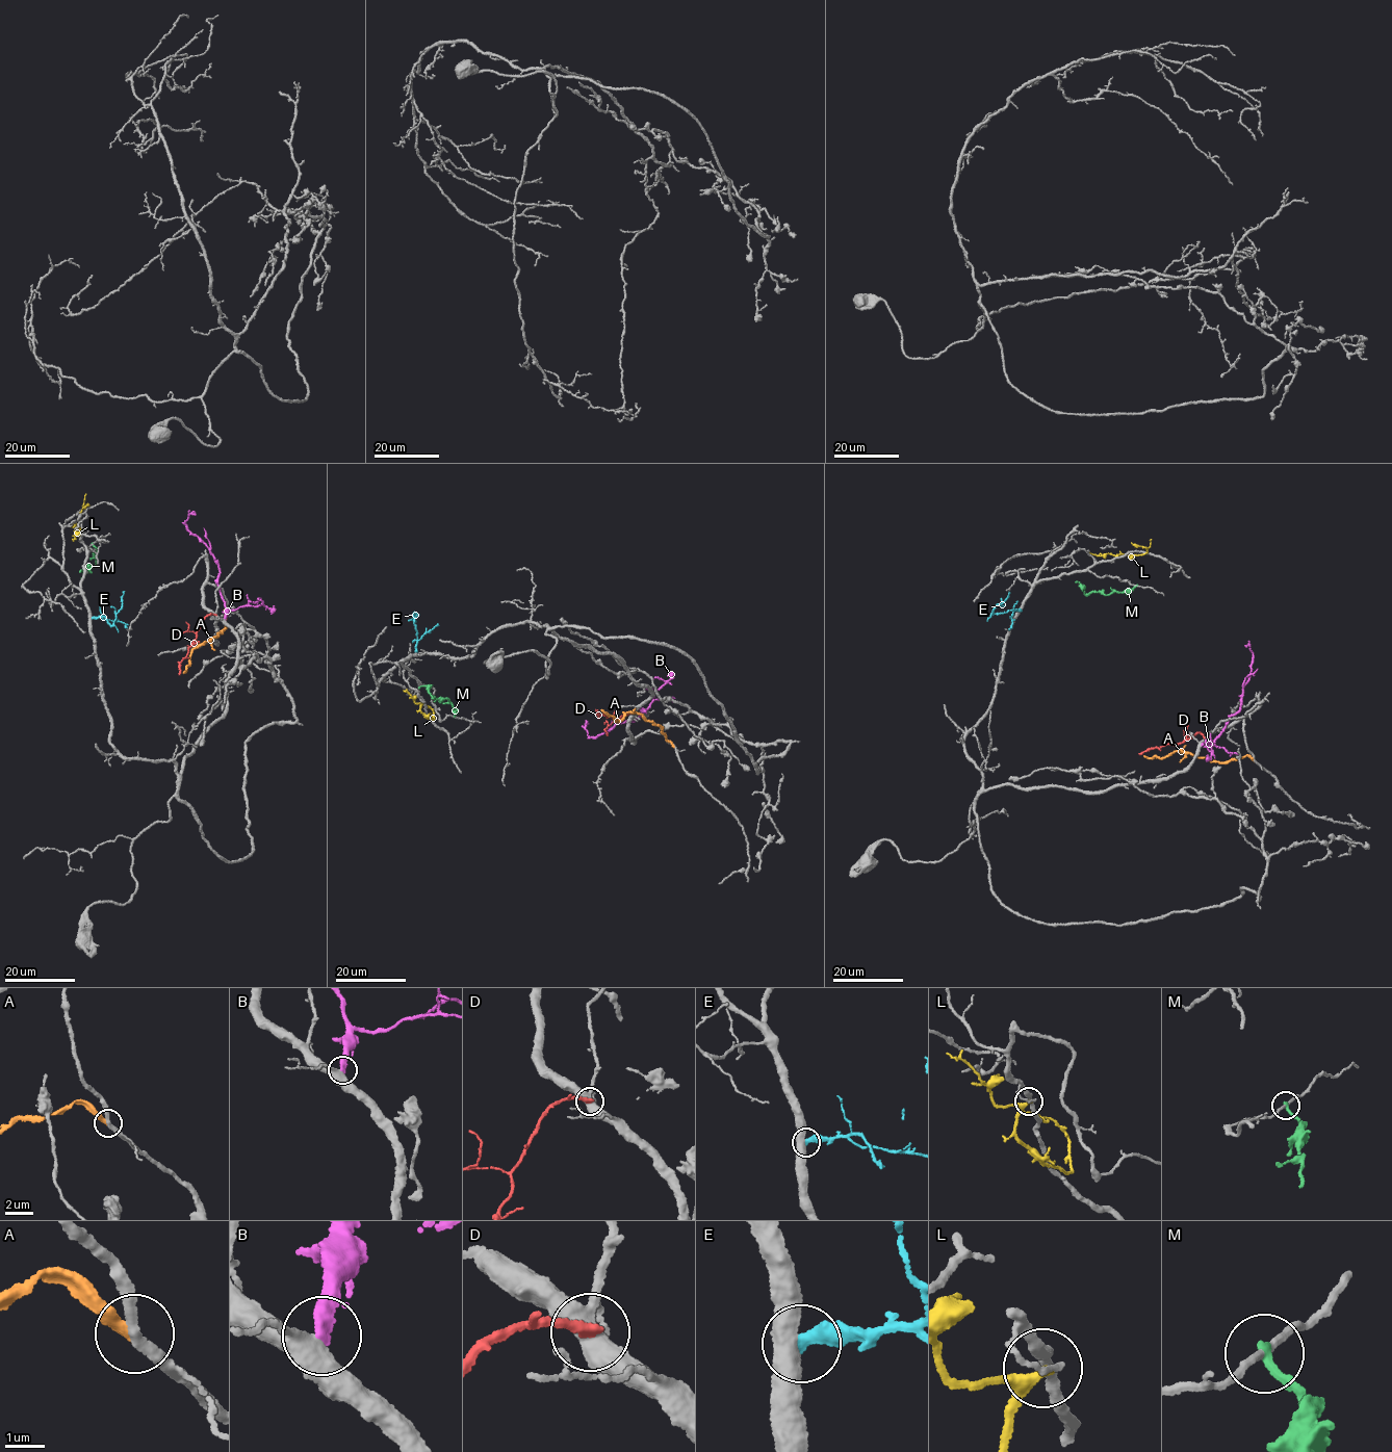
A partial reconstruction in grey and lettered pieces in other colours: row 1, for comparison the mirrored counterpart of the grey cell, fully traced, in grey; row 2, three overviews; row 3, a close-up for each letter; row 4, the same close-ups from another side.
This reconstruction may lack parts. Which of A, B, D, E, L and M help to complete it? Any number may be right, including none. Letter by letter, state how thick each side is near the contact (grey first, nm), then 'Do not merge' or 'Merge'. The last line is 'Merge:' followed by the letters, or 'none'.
A: Thickness 280 nm (grey) against 380 nm. Do not merge
B: Thickness 400 nm (grey) against 400 nm. Do not merge
D: Thickness 440 nm (grey) against 240 nm. Do not merge
E: Thickness 480 nm (grey) against 420 nm. Do not merge
L: Thickness 280 nm (grey) against 260 nm. Do not merge
M: Thickness 160 nm (grey) against 220 nm. Do not merge
Merge: none

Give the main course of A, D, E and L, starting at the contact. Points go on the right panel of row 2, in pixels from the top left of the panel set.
A: (1254, 760), (1246, 755), (1223, 762), (1181, 750), (1164, 757), (1143, 755)
D: (1204, 737), (1197, 732), (1181, 743), (1138, 754)
E: (1021, 611), (991, 614), (1009, 592)
L: (1115, 558), (1123, 553), (1141, 555), (1146, 551), (1146, 548), (1131, 542)

